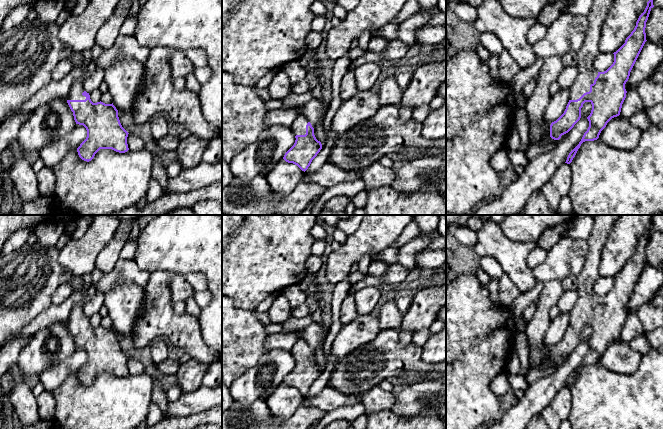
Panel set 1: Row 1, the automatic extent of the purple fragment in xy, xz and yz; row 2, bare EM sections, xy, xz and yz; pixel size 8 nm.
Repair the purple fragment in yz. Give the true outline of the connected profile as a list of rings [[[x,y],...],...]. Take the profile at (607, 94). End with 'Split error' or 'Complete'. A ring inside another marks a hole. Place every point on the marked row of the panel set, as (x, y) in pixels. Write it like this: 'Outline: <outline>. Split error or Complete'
Outline: [[[593,0],[592,7],[586,16],[588,20],[586,37],[575,54],[577,78],[570,88],[570,100],[564,113],[550,125],[550,137],[559,140],[580,120],[583,104],[585,102],[592,104],[591,113],[587,117],[589,127],[579,144],[569,153],[565,162],[567,164],[572,162],[583,142],[597,140],[607,123],[620,115],[627,93],[625,84],[647,41],[645,28],[650,11],[654,7],[653,0],[647,2],[634,30],[626,38],[625,43],[613,53],[613,64],[604,72],[598,72],[594,68],[594,60],[600,53],[601,30],[613,1]]]. Split error

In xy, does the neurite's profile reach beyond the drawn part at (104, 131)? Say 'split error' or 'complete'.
split error

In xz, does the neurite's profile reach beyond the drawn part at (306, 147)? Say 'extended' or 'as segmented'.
extended

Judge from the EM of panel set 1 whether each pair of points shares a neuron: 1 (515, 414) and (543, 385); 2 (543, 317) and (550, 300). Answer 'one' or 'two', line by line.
1: one
2: one

